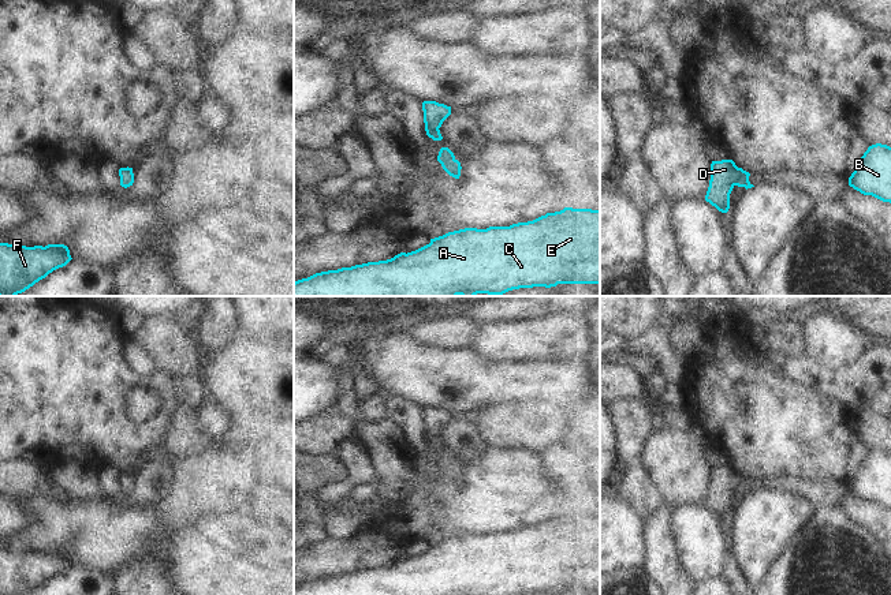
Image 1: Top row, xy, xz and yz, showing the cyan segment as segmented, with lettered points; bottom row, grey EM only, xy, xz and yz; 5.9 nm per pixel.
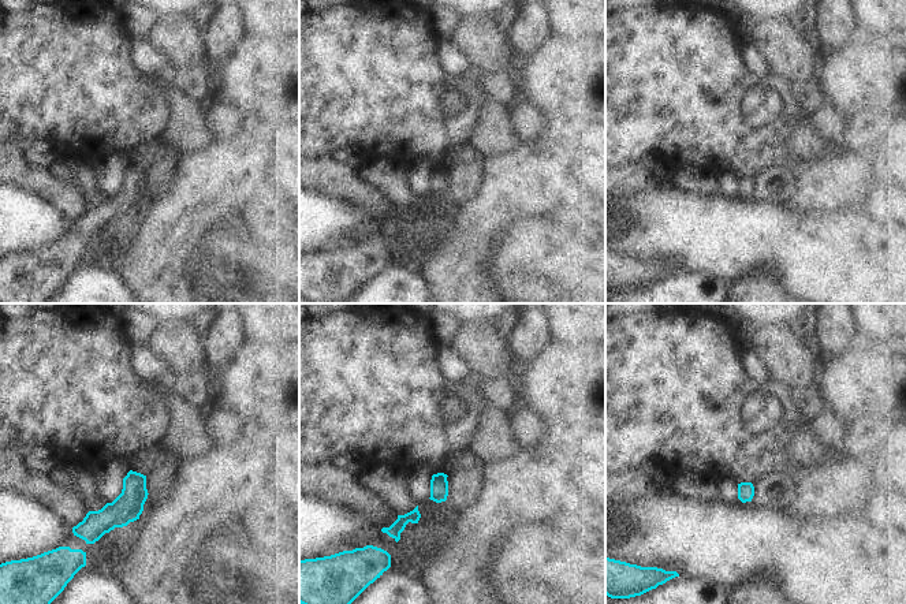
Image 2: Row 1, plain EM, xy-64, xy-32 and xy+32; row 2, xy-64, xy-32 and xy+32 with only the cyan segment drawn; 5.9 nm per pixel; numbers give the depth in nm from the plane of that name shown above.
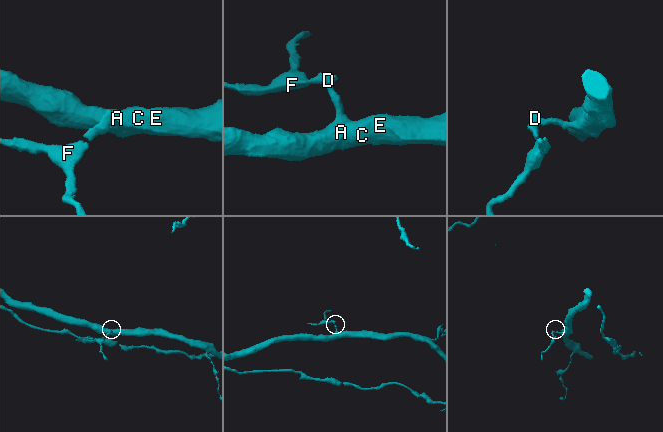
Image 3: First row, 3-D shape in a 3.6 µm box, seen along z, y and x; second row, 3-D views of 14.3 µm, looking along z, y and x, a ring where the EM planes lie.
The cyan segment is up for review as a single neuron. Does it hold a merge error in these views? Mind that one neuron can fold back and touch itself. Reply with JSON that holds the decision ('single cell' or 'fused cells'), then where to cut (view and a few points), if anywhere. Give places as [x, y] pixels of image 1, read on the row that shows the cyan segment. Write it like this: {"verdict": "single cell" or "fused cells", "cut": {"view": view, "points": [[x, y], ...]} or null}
{"verdict": "single cell", "cut": null}

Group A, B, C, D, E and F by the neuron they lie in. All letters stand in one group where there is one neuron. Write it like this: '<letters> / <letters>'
A B C D E F

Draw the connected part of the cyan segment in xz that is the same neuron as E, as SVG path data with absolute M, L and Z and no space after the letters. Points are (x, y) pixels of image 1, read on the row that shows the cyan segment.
M564 207L533 221L486 229L465 228L391 259L316 273L294 282L294 296L476 296L558 284L600 284L600 210Z

